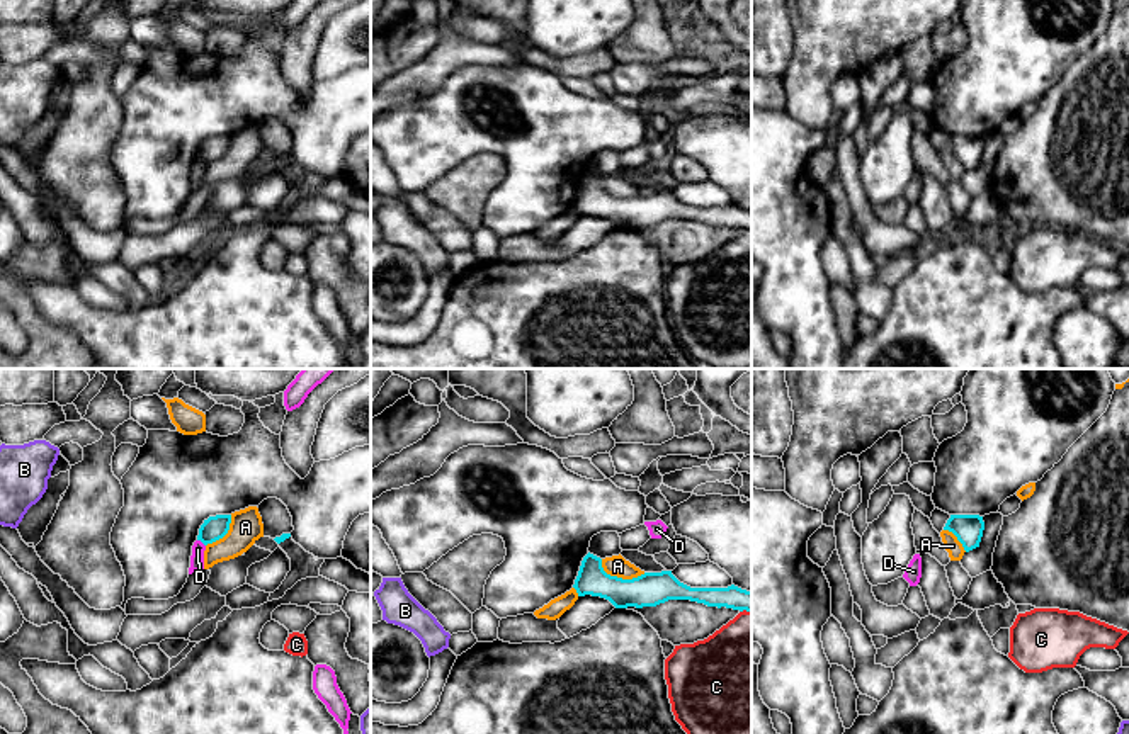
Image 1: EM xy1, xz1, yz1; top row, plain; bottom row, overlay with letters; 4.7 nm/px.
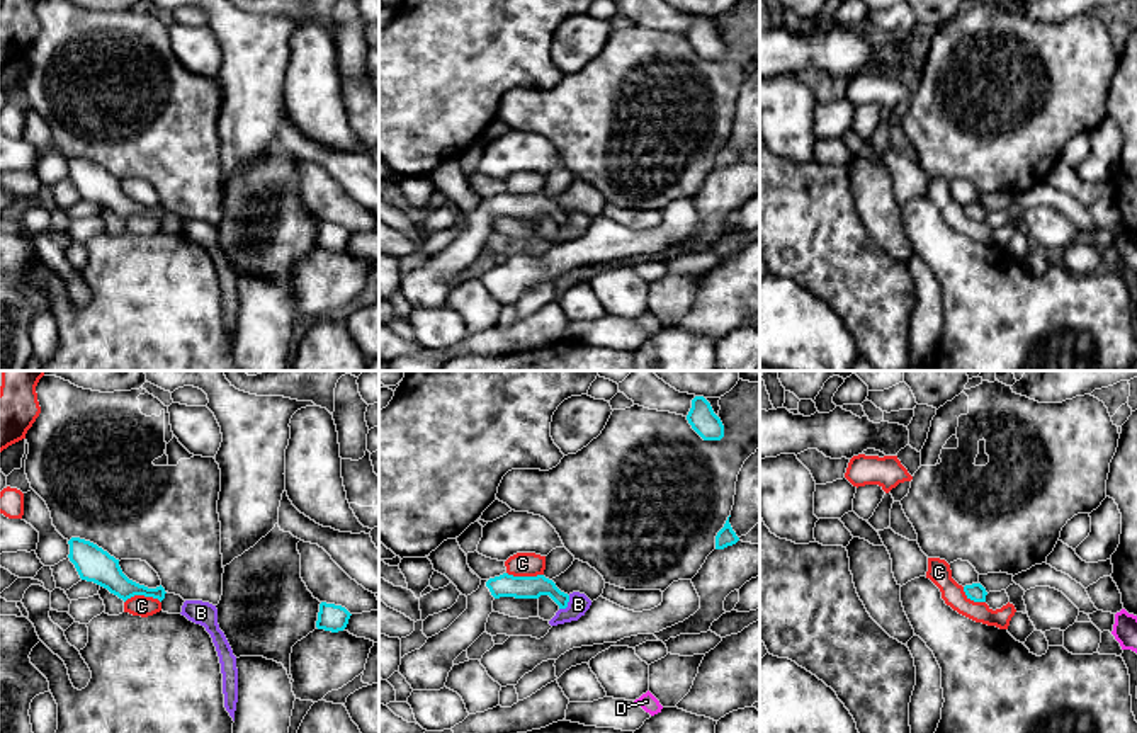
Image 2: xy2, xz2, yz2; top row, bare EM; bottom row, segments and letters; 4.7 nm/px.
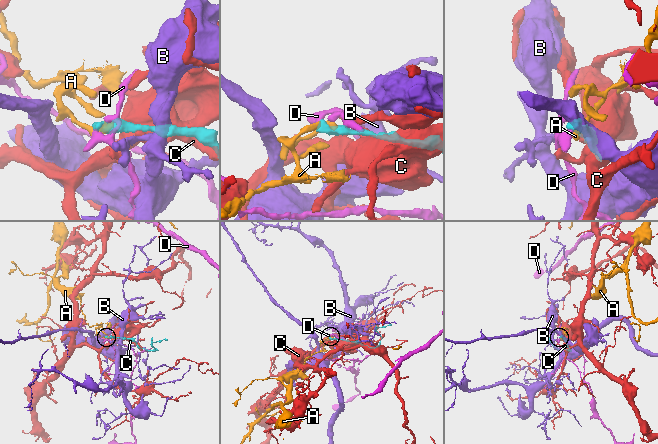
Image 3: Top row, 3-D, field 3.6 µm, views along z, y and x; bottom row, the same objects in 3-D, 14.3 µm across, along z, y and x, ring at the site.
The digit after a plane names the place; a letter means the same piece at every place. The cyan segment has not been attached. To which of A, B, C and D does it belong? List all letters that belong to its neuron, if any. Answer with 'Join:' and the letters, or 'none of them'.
Join: none of them

